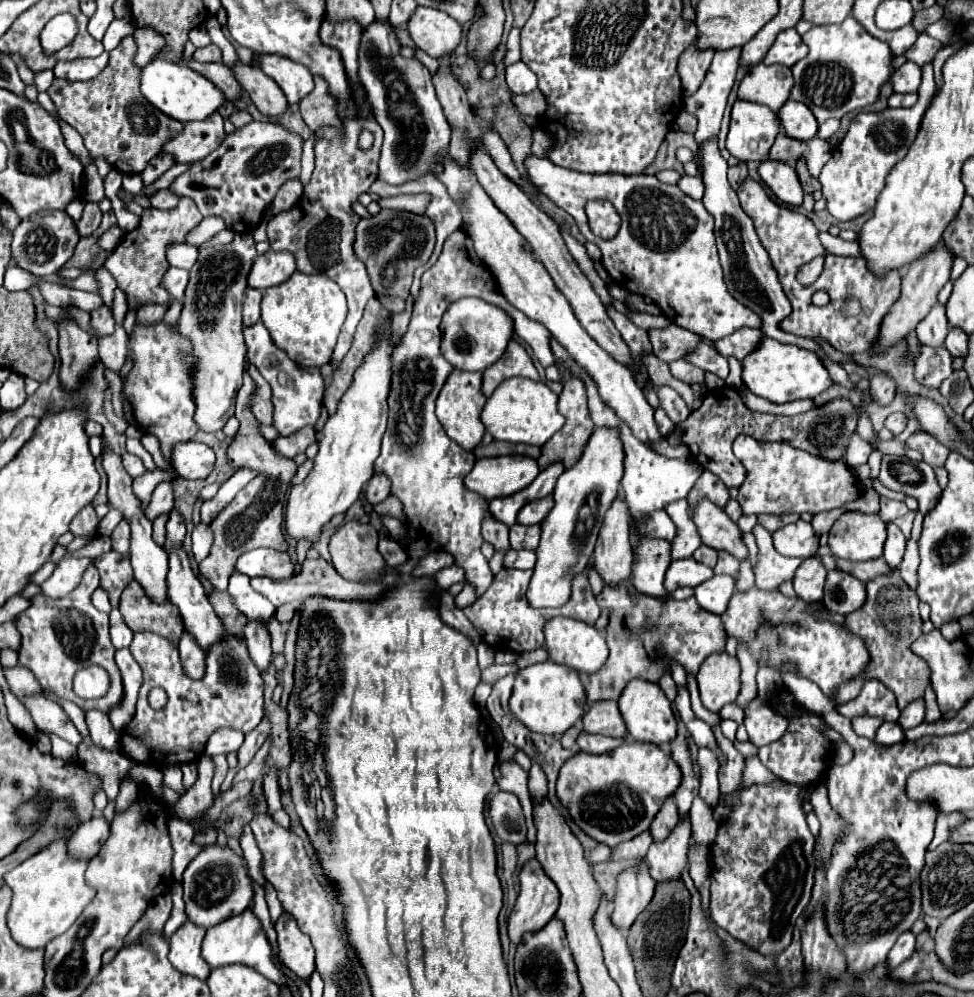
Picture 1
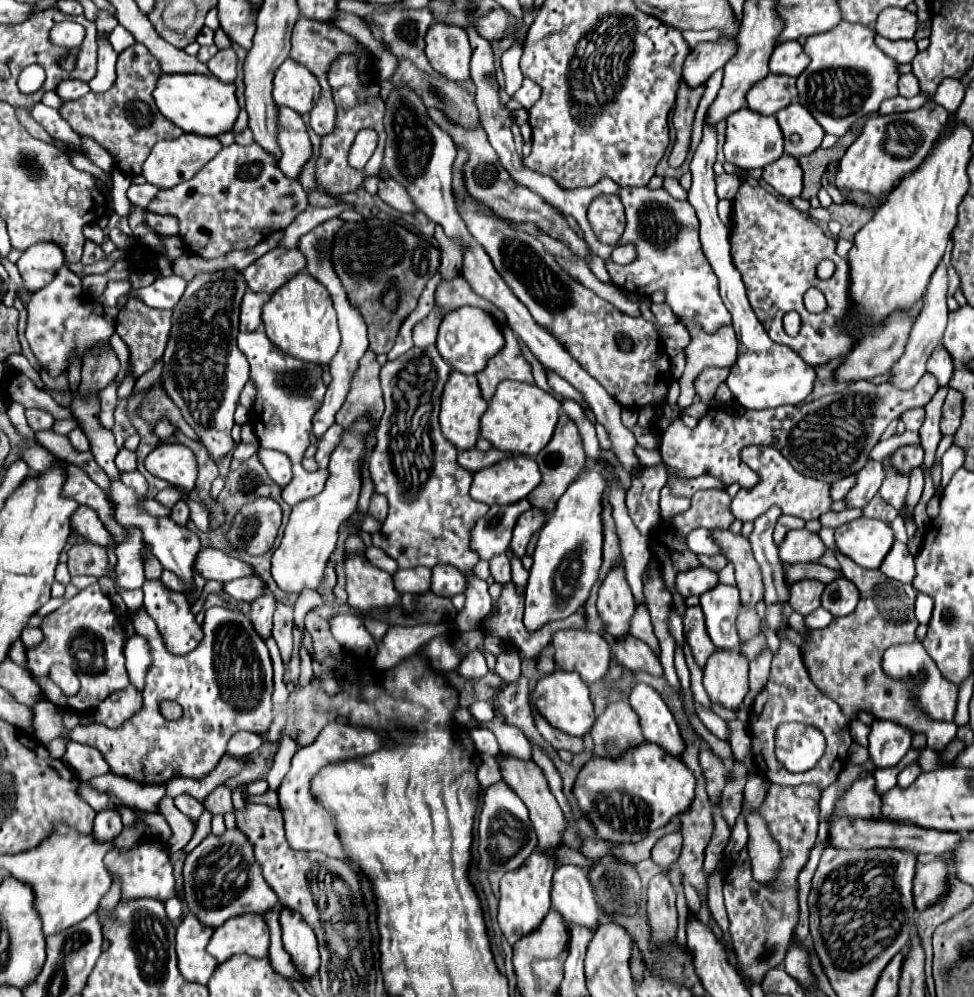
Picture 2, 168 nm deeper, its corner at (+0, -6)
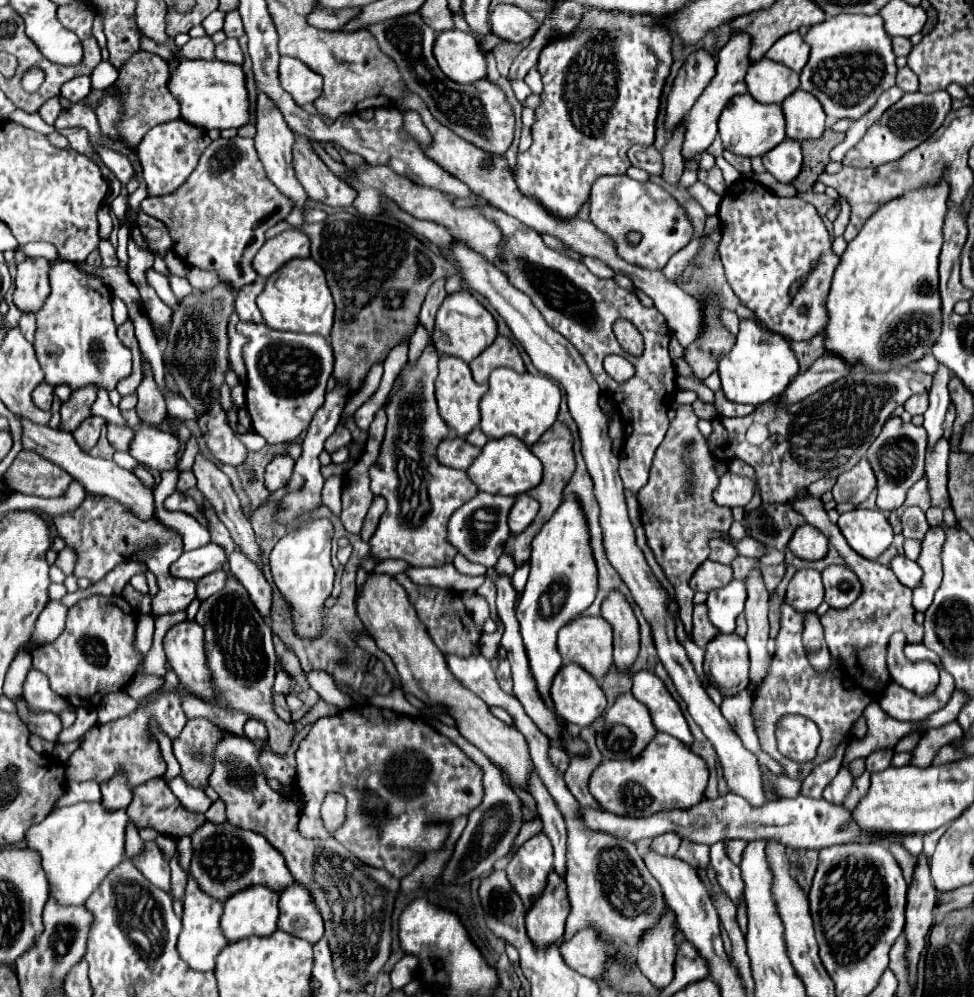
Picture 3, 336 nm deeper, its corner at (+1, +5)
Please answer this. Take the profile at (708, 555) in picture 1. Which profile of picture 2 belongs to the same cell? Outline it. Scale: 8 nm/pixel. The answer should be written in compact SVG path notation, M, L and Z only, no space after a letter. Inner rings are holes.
M717 554L717 556L699 556L699 560L701 560L701 566L705 566L705 568L709 568L709 570L713 570L713 572L719 572L721 568L725 568L725 564L729 562L725 556L721 556L721 554Z

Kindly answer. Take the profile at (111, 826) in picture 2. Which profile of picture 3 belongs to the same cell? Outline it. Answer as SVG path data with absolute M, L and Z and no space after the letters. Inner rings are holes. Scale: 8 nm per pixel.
M114 777L106 783L102 783L102 805L108 811L126 809L126 805L132 801L132 791L128 787L128 781L124 777Z

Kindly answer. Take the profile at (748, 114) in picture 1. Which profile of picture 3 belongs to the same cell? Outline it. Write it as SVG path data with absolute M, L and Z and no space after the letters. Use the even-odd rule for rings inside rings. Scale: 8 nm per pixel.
M744 93L744 95L736 95L728 101L728 105L724 107L720 121L718 121L718 131L724 143L724 149L736 153L736 155L744 155L744 157L762 157L766 155L770 149L774 149L778 143L782 143L786 139L784 133L784 115L780 105L764 105L758 103L752 95Z

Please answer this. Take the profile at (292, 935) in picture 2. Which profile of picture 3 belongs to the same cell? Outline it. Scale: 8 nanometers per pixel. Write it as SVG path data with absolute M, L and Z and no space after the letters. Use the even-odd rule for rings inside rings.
M298 883L286 887L280 893L280 917L278 917L278 929L302 937L304 941L310 941L312 945L322 939L324 923L314 907L310 895L306 889Z

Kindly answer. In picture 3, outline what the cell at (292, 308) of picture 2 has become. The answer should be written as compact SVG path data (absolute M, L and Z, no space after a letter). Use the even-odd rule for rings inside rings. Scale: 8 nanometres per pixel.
M292 259L282 269L266 279L264 291L258 297L258 309L262 311L264 323L276 331L294 333L318 333L328 337L334 323L334 301L326 285L324 271L312 259Z

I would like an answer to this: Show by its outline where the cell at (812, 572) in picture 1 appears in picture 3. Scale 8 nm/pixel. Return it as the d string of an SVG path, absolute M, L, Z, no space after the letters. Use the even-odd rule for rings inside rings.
M816 569L796 571L786 589L786 601L800 613L816 611L816 607L824 601L824 587L820 579L820 571Z

